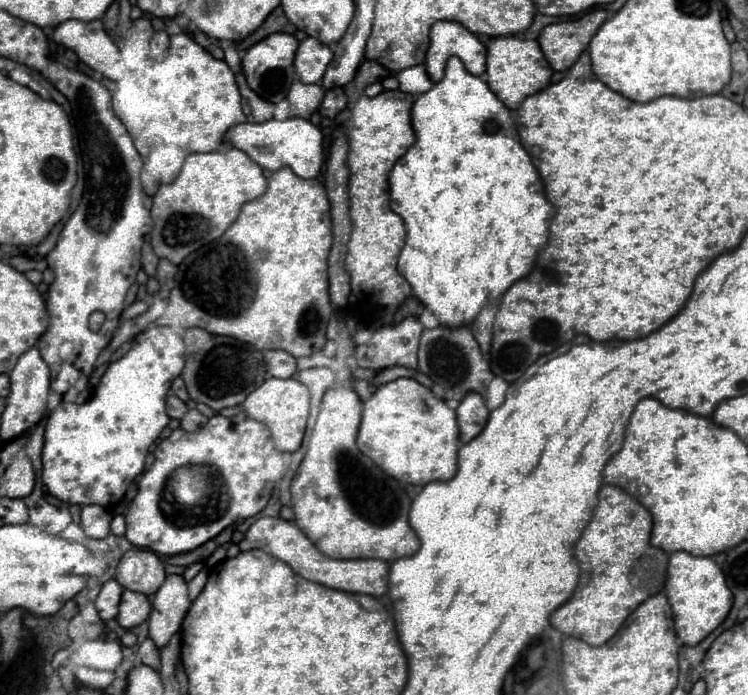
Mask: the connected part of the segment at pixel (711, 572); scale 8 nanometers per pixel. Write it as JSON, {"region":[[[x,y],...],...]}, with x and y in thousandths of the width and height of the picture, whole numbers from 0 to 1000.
{"region":[[[920,794],[896,797],[890,858],[901,883],[901,904],[906,918],[917,929],[930,929],[952,906],[957,906],[979,875],[979,852],[971,843],[971,832],[952,803],[925,800]]]}

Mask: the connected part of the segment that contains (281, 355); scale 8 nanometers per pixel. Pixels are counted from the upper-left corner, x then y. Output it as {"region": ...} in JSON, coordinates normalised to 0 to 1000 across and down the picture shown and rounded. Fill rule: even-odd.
{"region":[[[358,504],[353,509],[353,524],[358,541],[366,544],[390,544],[396,538],[396,515],[380,504]]]}

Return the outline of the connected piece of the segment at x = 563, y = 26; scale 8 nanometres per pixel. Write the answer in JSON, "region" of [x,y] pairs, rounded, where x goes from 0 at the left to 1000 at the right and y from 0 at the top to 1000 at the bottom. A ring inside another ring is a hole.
{"region":[[[799,12],[767,29],[733,35],[719,52],[722,69],[727,72],[733,92],[741,101],[759,101],[786,69],[786,60],[805,37],[810,23],[810,14]]]}

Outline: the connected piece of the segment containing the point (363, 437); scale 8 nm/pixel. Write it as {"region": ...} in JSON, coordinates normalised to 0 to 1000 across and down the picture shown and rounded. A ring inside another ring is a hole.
{"region":[[[551,544],[511,553],[487,578],[476,639],[519,685],[543,696],[567,699],[610,682],[610,647],[615,642],[610,596],[572,555]]]}

